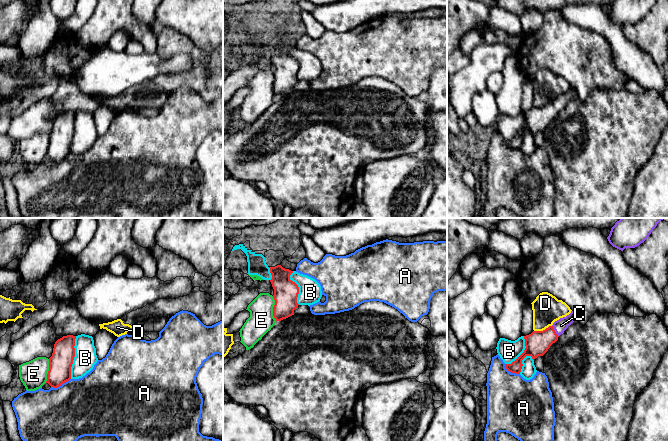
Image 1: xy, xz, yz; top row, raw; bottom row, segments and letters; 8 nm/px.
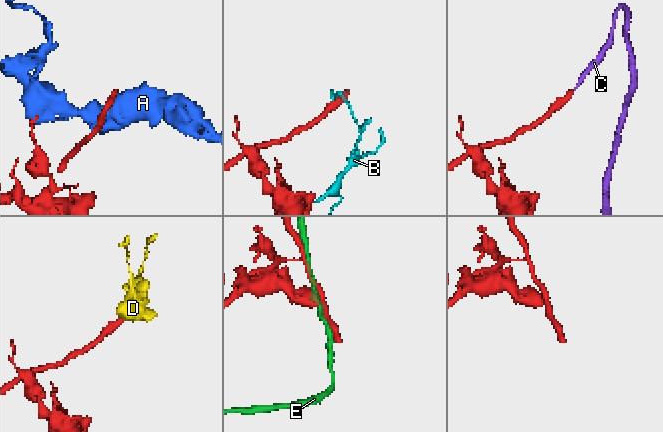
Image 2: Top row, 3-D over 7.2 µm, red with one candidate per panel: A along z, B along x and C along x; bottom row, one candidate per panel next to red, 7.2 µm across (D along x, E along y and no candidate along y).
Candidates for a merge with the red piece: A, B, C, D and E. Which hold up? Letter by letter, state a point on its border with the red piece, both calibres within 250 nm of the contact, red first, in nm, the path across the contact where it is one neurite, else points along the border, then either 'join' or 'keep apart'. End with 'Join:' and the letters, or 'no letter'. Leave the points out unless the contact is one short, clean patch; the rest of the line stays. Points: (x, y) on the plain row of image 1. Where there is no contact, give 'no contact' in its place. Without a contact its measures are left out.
A: contact xy (60, 161); calibres 190 and 460 nm; border xy (70, 154), (56, 163), (51, 163); keep apart
B: contact xy (74, 132); calibres 190 and 180 nm; keep apart
C: contact yz (554, 107); calibres 200 and 100 nm; way yz (537, 119), (554, 107), (561, 101); join
D: contact yz (543, 106); calibres 200 and 240 nm; border yz (551, 101), (542, 106), (534, 107); keep apart
E: contact xz (273, 84); calibres 200 and 200 nm; keep apart
Join: C

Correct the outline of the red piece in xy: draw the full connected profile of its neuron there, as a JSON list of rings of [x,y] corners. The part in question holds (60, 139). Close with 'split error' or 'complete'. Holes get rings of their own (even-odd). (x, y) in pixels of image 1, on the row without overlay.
[[[67,111],[58,115],[49,134],[47,157],[51,163],[57,164],[71,155],[71,143],[75,133],[76,112]]] | complete

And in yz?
[[[571,87],[569,91],[555,97],[545,106],[533,107],[524,112],[526,122],[524,128],[511,140],[505,140],[505,144],[511,149],[520,150],[523,142],[522,136],[526,132],[531,132],[533,136],[538,132],[543,132],[574,97],[576,97],[576,91]]] | split error

